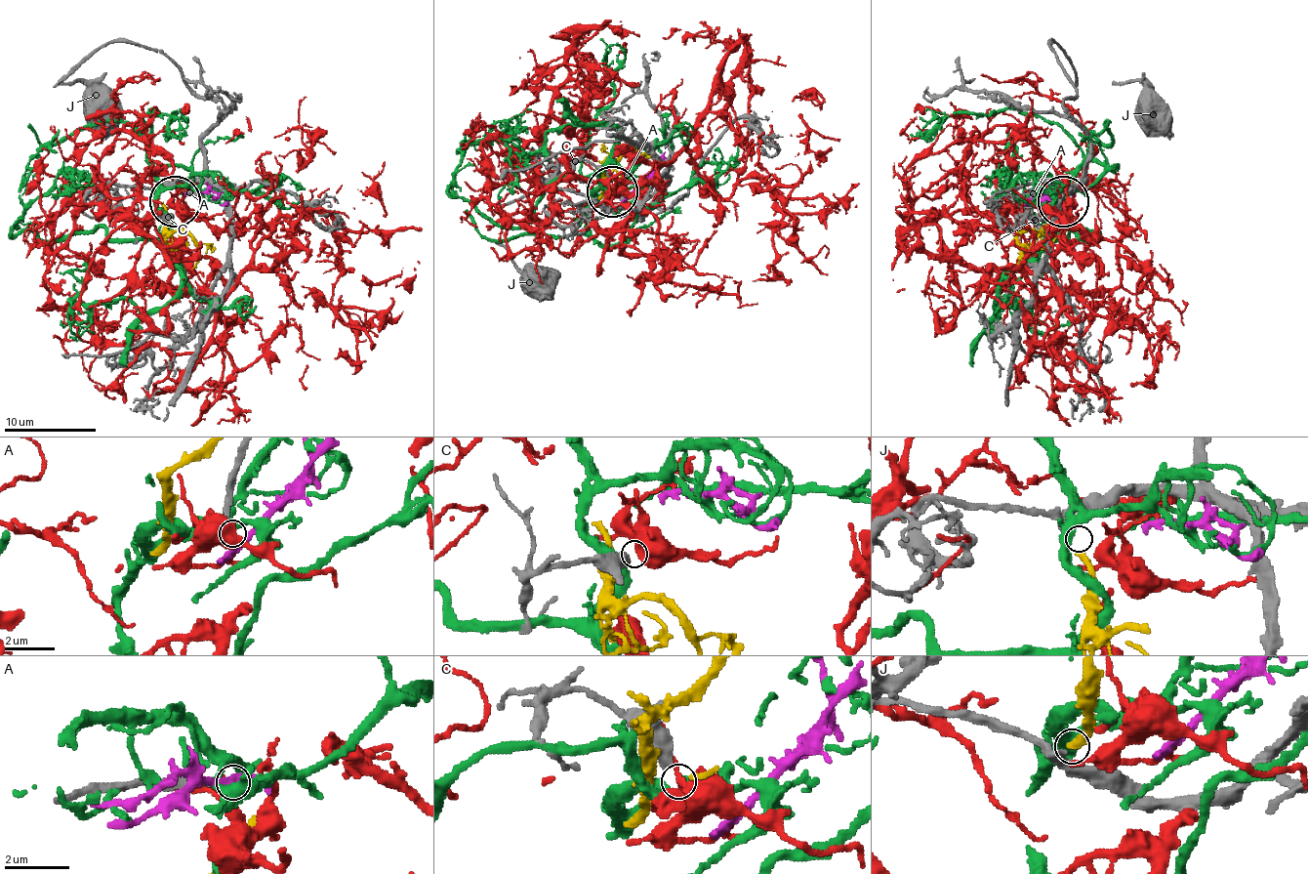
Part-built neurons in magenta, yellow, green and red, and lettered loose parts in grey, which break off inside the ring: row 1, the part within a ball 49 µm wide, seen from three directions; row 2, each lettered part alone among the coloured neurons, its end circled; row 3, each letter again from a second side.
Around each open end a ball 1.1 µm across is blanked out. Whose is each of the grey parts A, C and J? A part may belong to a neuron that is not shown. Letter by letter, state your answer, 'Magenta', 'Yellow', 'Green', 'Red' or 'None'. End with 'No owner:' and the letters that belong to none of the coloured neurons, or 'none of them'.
A: None
C: Red
J: Yellow
No owner: A

